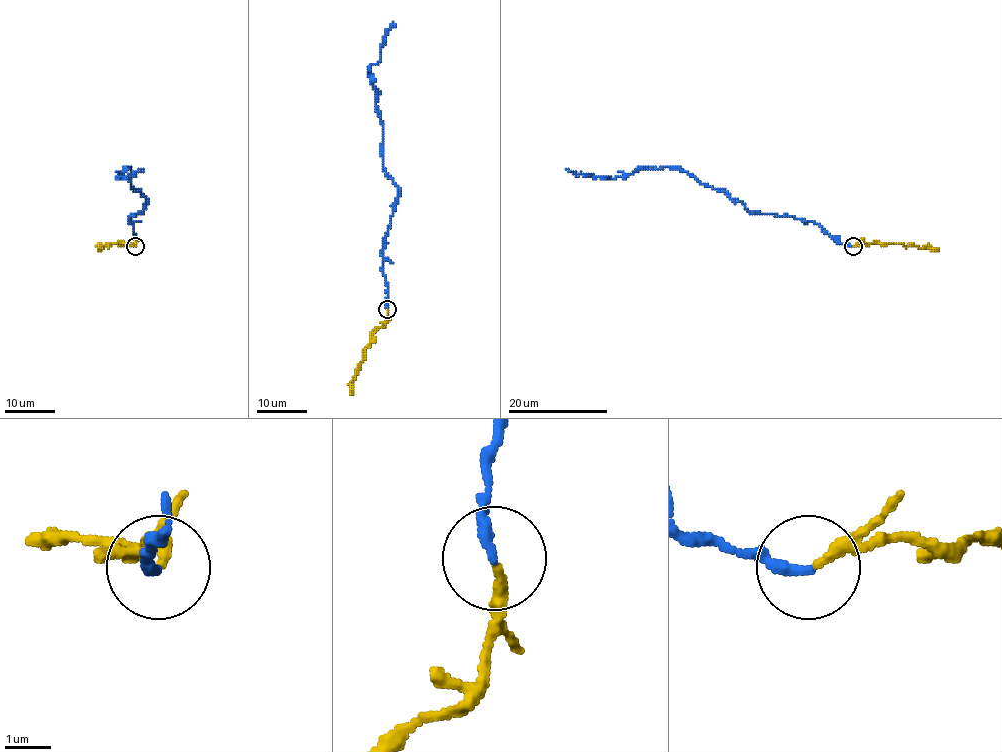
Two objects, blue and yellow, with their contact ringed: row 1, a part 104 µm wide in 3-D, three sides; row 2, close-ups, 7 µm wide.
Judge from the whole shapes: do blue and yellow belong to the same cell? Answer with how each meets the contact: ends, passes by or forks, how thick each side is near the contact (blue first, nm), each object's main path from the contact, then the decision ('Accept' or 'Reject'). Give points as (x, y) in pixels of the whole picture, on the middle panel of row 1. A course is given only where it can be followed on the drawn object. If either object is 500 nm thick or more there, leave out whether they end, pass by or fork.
At the ring blue ends. At the ring yellow ends. Thickness 240 nm (blue) against 240 nm. Course of blue: (387, 309), (382, 249), (398, 189), (383, 168), (378, 92), (370, 66), (379, 59), (384, 33), (396, 23). Course of yellow: (387, 310), (386, 322), (372, 333), (372, 343), (365, 351), (350, 395). Accept

